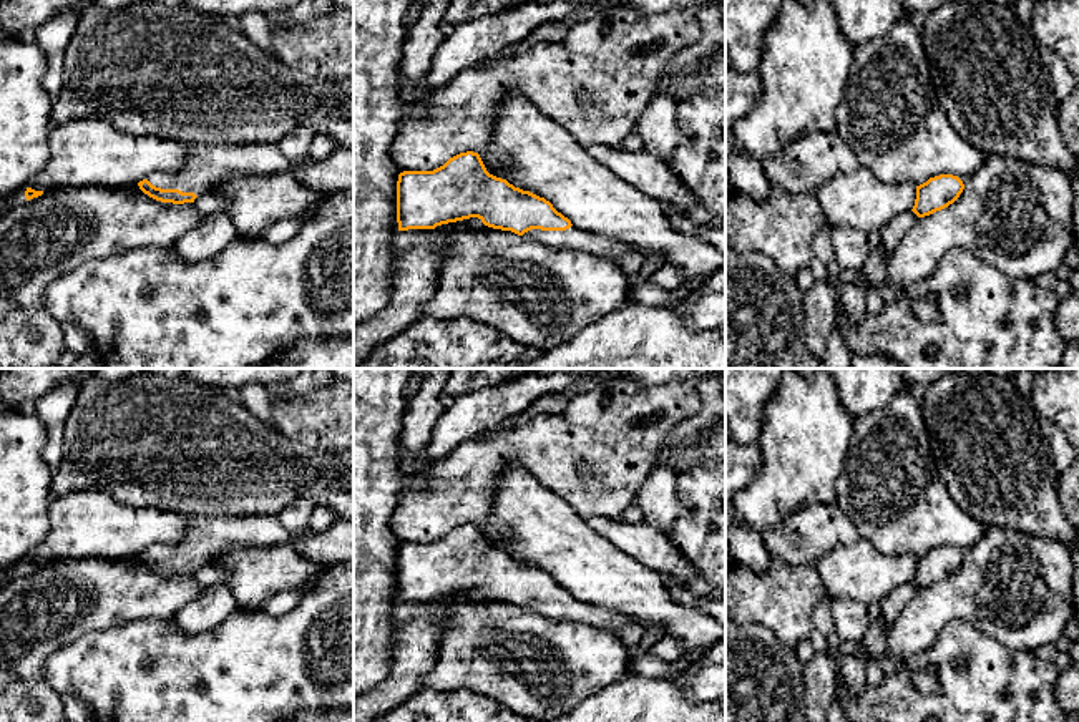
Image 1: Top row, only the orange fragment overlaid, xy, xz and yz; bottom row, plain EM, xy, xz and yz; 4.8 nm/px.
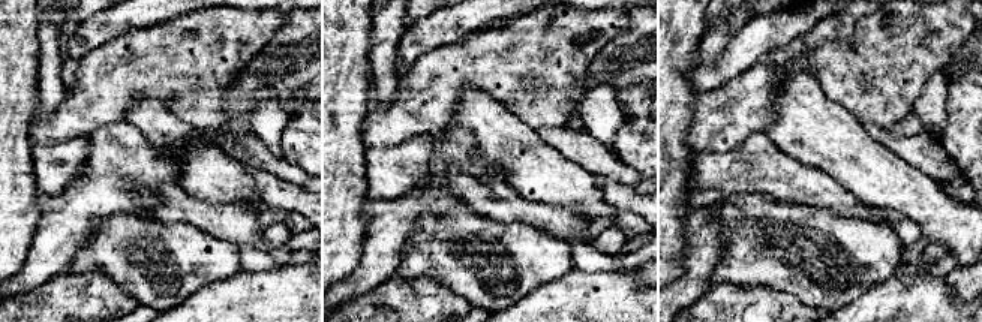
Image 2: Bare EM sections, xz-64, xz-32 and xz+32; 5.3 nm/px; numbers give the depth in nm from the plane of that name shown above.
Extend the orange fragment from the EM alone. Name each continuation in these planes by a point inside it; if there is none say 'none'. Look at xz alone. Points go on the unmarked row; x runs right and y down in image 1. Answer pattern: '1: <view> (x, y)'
1: xz (598, 616)

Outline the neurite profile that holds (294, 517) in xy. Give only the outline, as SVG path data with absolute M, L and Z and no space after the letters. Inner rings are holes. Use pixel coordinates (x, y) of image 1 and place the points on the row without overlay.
M295 500L289 506L286 506L279 515L279 521L286 526L286 529L294 534L299 533L309 521L312 515L312 503L307 500Z

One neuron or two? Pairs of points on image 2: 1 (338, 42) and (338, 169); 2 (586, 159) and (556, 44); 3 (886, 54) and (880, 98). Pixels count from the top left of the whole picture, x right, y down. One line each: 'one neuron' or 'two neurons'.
1: one neuron
2: two neurons
3: one neuron

